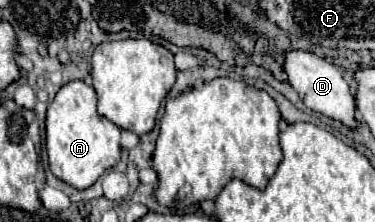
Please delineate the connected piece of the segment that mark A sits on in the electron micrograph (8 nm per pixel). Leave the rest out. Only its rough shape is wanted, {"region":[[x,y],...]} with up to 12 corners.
{"region":[[83,80],[47,108],[51,172],[85,190],[119,162],[121,130]]}

